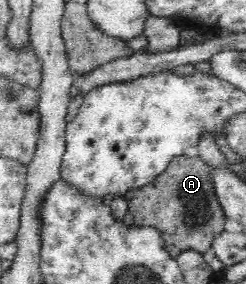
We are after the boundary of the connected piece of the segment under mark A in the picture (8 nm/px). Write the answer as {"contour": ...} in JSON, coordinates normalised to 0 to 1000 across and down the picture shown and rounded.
{"contour":[[[772,535],[703,556],[675,599],[610,648],[508,683],[541,792],[602,796],[642,813],[667,873],[699,908],[740,884],[793,880],[829,894],[866,866],[882,824],[911,813],[919,768],[902,722],[878,690],[866,592],[805,542]]]}

